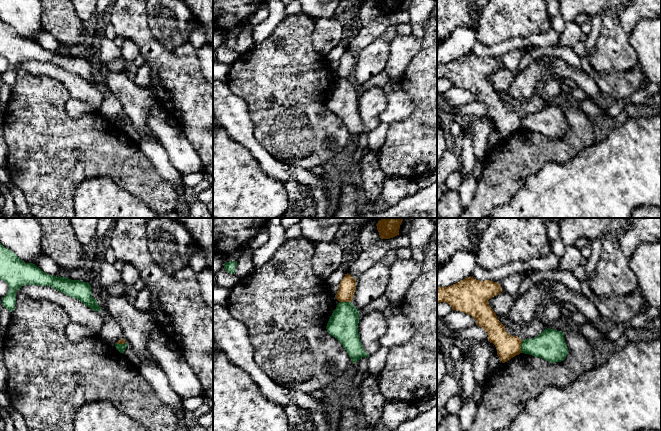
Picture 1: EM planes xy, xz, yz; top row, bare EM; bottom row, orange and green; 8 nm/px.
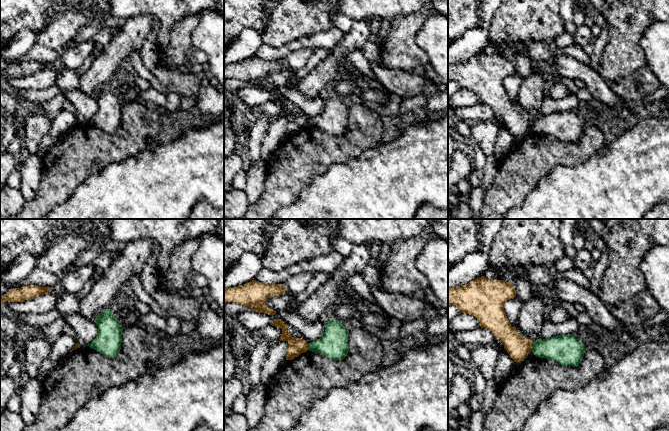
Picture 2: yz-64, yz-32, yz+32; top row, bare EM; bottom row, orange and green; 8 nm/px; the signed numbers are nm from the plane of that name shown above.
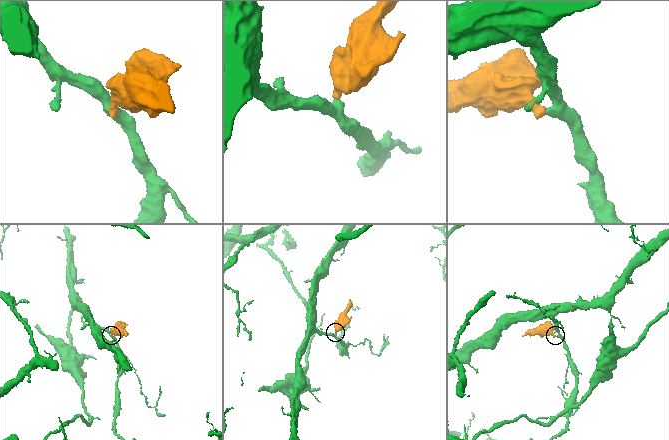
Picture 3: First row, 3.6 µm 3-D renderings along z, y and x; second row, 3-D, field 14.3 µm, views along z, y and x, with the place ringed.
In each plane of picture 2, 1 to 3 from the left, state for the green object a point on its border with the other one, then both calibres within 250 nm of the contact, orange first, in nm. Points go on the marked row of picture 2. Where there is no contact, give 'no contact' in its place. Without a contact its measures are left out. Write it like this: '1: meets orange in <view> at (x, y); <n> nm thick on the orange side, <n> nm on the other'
1: no contact
2: meets orange in yz-32 at (307, 347); 140 nm thick on the orange side, 220 nm on the other
3: meets orange in yz+32 at (531, 346); 190 nm thick on the orange side, 220 nm on the other

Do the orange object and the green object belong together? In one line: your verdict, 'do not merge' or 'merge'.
do not merge

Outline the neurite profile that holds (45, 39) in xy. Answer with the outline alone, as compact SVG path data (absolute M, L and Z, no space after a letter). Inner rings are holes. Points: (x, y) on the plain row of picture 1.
M46 30L41 31L36 37L35 41L39 43L43 48L63 53L63 45L49 32Z

